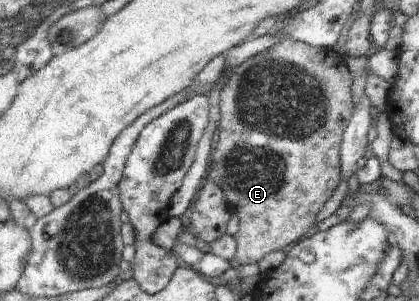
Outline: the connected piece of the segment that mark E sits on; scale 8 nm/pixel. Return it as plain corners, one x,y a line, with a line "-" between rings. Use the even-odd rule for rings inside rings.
287,39
268,49
266,53
258,54
248,61
245,61
234,71
230,83
224,89
226,93
220,95
219,110
220,120
218,130
213,144
214,161
208,165
209,174
206,179
214,181
218,187
226,194
233,211
238,213
240,219
235,223
235,234
240,243
239,252
235,262
248,265
262,261
263,257
268,257
275,251
287,251
289,248
298,245
314,233
316,217
322,211
322,207
332,199
340,185
340,165
342,163
342,143
344,132
348,127
354,113
354,101
352,101
352,73
348,69
343,54
333,51
328,47
314,47
306,42

